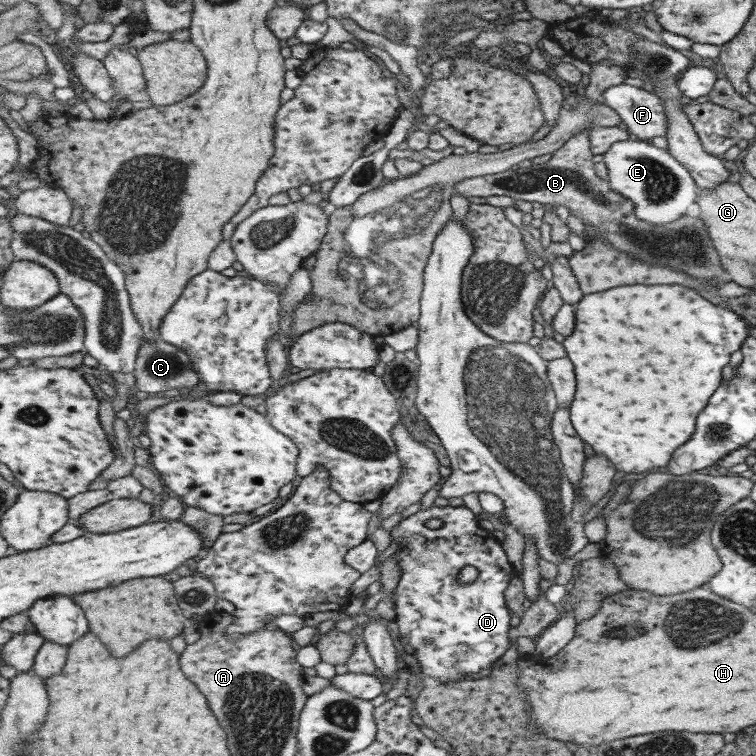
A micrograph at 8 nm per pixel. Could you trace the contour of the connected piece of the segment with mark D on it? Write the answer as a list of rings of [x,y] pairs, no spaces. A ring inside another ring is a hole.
[[[464,504],[459,507],[432,506],[401,519],[390,533],[391,538],[398,542],[396,558],[401,568],[400,581],[394,589],[396,618],[392,625],[396,635],[416,649],[413,656],[422,666],[421,672],[436,679],[439,685],[460,683],[463,682],[461,675],[465,673],[478,673],[487,667],[493,668],[513,644],[509,643],[511,614],[505,591],[517,571],[507,560],[505,548],[494,533],[479,527],[477,522],[473,510]],[[431,518],[440,518],[445,521],[445,526],[439,530],[427,528],[425,522]],[[469,565],[479,569],[479,576],[473,584],[465,584],[460,580],[461,571]]]

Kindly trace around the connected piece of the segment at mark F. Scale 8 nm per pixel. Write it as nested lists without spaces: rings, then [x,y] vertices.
[[[621,83],[607,88],[603,97],[605,97],[606,104],[618,114],[621,126],[626,129],[632,138],[648,141],[650,138],[655,138],[655,136],[665,137],[667,119],[665,119],[665,113],[663,113],[663,103],[648,88]]]

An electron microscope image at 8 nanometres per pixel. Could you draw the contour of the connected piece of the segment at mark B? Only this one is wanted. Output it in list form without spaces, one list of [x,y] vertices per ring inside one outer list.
[[[585,129],[567,141],[563,147],[553,153],[545,164],[532,164],[529,168],[507,170],[500,174],[462,180],[456,185],[455,193],[462,197],[507,196],[529,203],[563,206],[569,208],[584,226],[600,231],[600,238],[613,244],[613,248],[627,252],[643,264],[667,264],[677,272],[685,272],[697,280],[721,280],[731,282],[727,271],[721,265],[717,249],[713,248],[709,236],[706,236],[705,224],[698,216],[683,213],[670,224],[650,226],[638,220],[633,202],[614,192],[609,179],[601,178],[595,172],[595,158],[591,144],[591,130]]]

